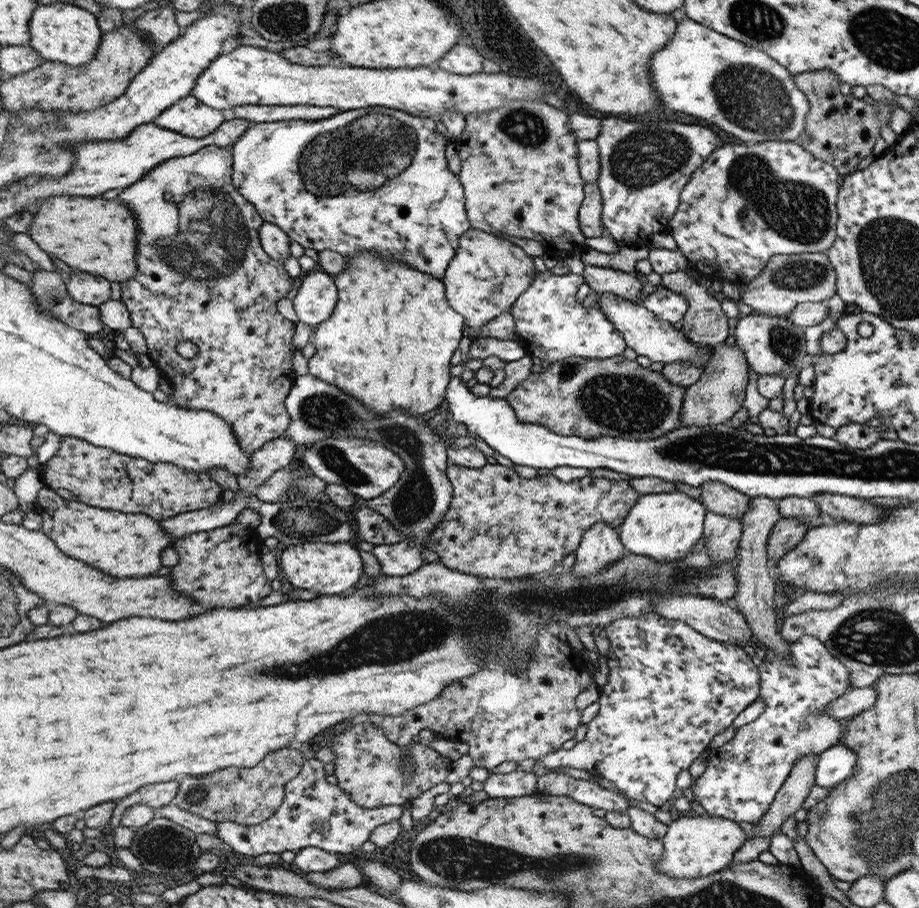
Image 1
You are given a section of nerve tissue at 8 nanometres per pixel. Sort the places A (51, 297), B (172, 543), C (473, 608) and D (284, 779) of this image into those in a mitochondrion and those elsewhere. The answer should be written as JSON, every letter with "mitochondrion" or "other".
{"A":"mitochondrion","B":"other","C":"mitochondrion","D":"other"}

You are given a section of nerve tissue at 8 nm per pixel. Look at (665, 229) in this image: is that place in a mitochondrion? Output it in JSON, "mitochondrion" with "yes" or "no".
{"mitochondrion":"no"}

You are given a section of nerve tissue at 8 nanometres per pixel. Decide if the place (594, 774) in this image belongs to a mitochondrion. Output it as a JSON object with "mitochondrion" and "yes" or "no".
{"mitochondrion":"no"}

